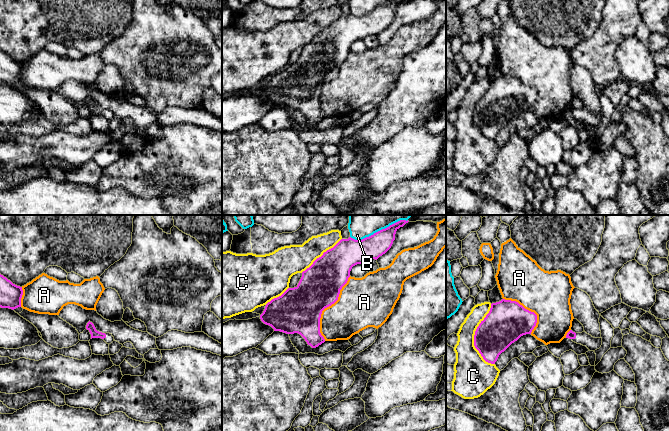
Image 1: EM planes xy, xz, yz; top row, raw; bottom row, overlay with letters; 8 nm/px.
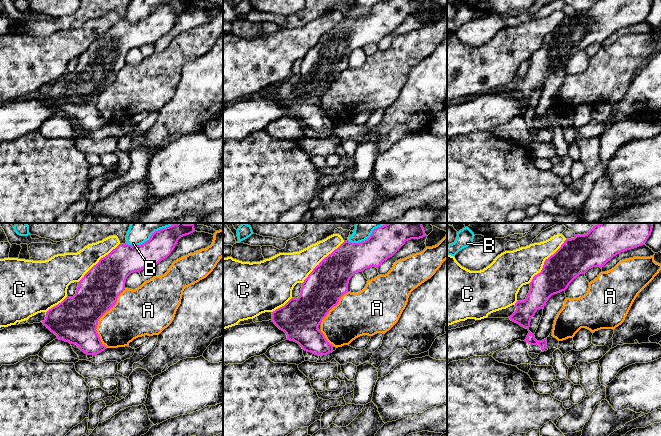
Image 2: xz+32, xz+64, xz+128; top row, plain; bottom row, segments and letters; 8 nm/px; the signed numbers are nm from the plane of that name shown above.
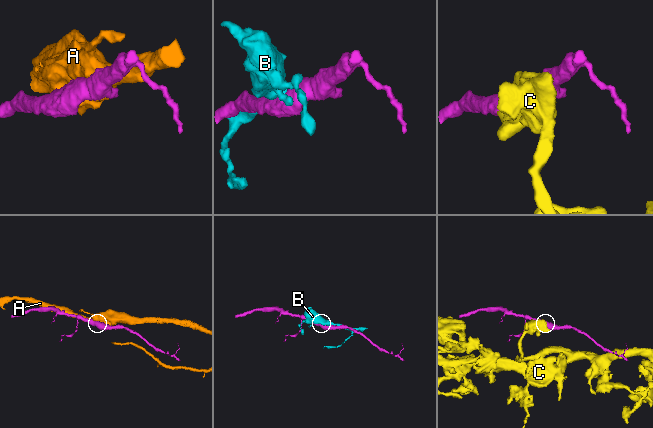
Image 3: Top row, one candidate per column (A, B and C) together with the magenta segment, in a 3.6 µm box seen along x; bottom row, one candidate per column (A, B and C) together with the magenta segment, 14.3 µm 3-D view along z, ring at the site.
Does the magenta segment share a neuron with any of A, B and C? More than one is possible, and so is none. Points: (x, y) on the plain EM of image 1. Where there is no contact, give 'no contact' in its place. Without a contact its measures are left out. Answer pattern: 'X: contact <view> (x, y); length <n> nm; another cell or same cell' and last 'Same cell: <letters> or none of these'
A: contact xz (326, 83); length 550 nm; another cell
B: contact xz (371, 11); length 360 nm; another cell
C: contact yz (474, 113); length 480 nm; another cell
Same cell: none of these

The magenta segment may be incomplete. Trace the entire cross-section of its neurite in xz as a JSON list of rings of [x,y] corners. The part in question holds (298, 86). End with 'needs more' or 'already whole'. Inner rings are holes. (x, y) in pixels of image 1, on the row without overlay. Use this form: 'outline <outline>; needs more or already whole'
outline [[[392,0],[362,16],[355,16],[351,13],[341,15],[333,24],[324,28],[309,44],[302,48],[302,53],[296,63],[288,64],[281,72],[266,80],[260,91],[261,97],[271,102],[274,107],[300,110],[312,124],[324,119],[325,115],[320,109],[322,87],[338,76],[340,66],[347,59],[352,43],[363,40],[370,35],[377,36],[385,30],[395,16],[396,7],[404,1]]]; already whole

